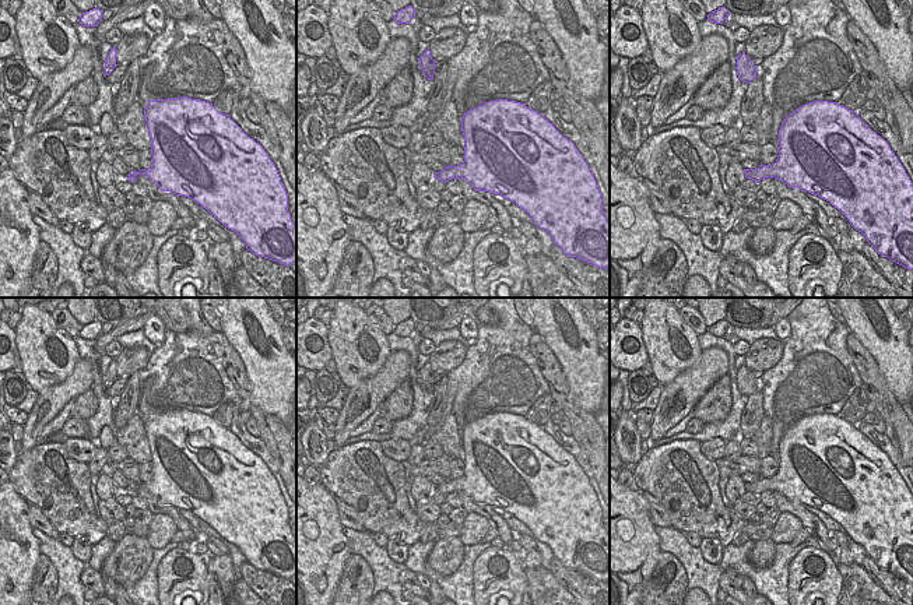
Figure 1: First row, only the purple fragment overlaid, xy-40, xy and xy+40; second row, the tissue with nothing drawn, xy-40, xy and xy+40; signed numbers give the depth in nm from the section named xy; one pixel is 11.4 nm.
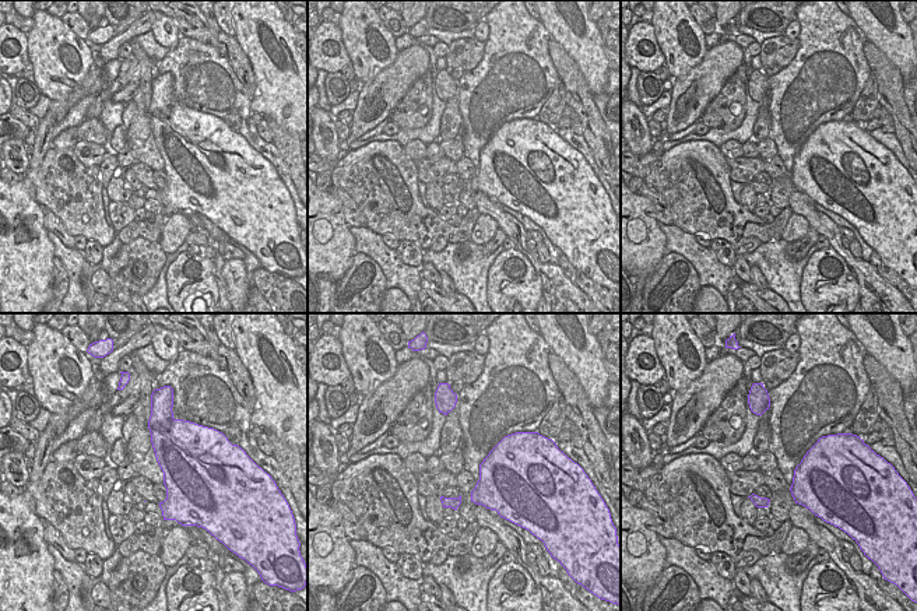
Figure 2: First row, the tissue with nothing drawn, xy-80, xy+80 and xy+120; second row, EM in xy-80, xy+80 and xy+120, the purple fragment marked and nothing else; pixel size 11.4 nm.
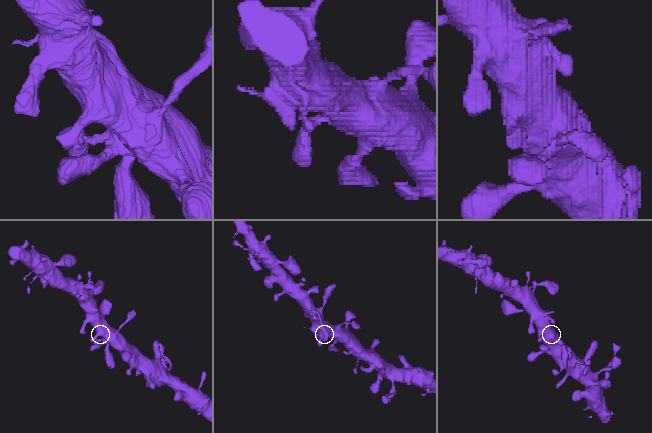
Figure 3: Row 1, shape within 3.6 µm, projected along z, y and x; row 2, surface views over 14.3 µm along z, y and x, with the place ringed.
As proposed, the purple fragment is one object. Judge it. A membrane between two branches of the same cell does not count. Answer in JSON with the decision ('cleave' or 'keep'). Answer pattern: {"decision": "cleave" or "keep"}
{"decision": "keep"}

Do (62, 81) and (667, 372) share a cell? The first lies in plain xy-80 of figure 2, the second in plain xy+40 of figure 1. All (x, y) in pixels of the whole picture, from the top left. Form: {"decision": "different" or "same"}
{"decision": "same"}

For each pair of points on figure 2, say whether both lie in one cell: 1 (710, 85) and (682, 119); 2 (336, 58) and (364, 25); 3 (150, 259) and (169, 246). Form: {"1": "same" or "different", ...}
{"1": "same", "2": "different", "3": "different"}

